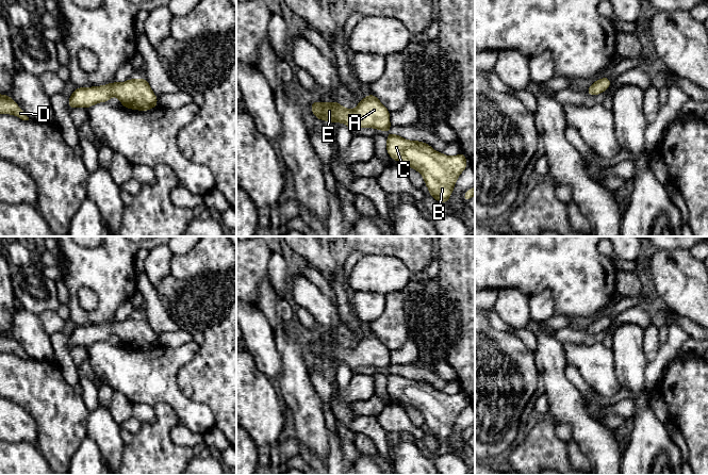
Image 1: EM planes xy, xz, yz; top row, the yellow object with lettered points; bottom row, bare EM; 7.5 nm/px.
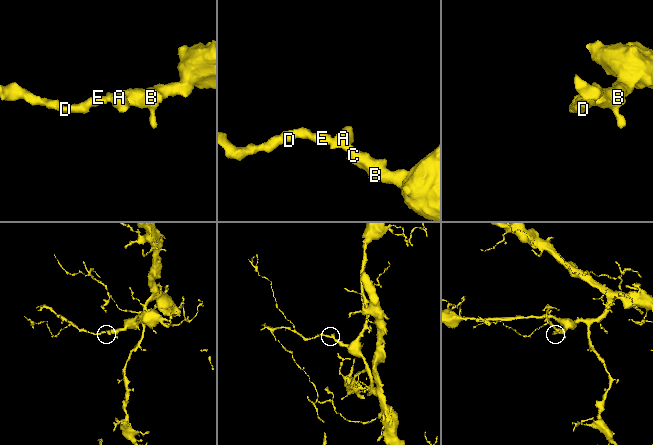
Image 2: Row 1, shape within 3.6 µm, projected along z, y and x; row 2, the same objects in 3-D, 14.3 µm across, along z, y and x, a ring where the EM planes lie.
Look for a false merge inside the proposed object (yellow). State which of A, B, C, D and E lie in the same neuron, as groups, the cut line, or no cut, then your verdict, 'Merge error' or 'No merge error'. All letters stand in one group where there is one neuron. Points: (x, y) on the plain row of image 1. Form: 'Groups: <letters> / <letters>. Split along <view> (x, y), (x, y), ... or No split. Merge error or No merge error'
Groups: A B C D E. No split. No merge error

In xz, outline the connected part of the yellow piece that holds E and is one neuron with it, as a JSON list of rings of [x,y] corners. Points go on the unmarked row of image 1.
[[[372,332],[364,335],[352,349],[342,345],[337,340],[323,342],[317,339],[310,346],[318,359],[346,362],[351,371],[359,366],[392,368],[391,350]]]

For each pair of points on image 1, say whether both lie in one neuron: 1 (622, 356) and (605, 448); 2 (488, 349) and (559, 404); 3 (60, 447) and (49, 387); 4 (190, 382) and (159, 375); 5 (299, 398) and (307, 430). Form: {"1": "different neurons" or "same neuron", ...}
{"1": "different neurons", "2": "different neurons", "3": "same neuron", "4": "different neurons", "5": "same neuron"}

